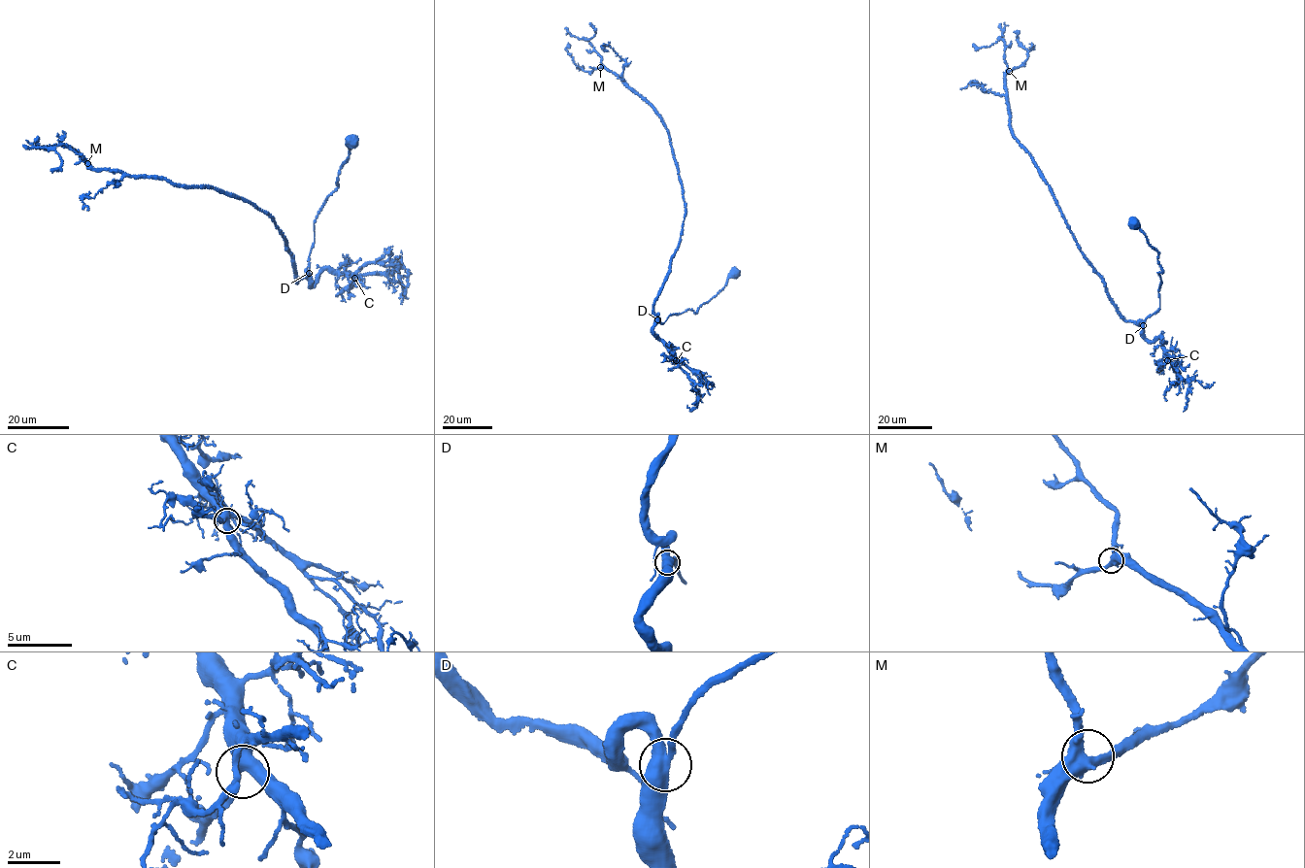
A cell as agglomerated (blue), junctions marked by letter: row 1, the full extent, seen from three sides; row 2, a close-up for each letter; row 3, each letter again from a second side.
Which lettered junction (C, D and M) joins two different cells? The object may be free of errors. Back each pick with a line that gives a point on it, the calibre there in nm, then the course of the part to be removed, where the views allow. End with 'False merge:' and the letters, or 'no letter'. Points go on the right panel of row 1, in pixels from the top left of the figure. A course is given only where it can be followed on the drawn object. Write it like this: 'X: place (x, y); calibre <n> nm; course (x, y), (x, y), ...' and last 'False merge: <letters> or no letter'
False merge: no letter

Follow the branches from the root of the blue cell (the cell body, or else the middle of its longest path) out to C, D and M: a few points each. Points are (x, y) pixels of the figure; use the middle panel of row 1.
C: (735, 274), (696, 313), (689, 310), (670, 315), (664, 323), (656, 320), (652, 335), (665, 342), (676, 360)
D: (735, 274), (696, 313), (689, 310), (670, 315), (662, 324), (657, 318)
M: (735, 274), (696, 313), (657, 318), (653, 303), (683, 230), (684, 191), (655, 111), (600, 67)

